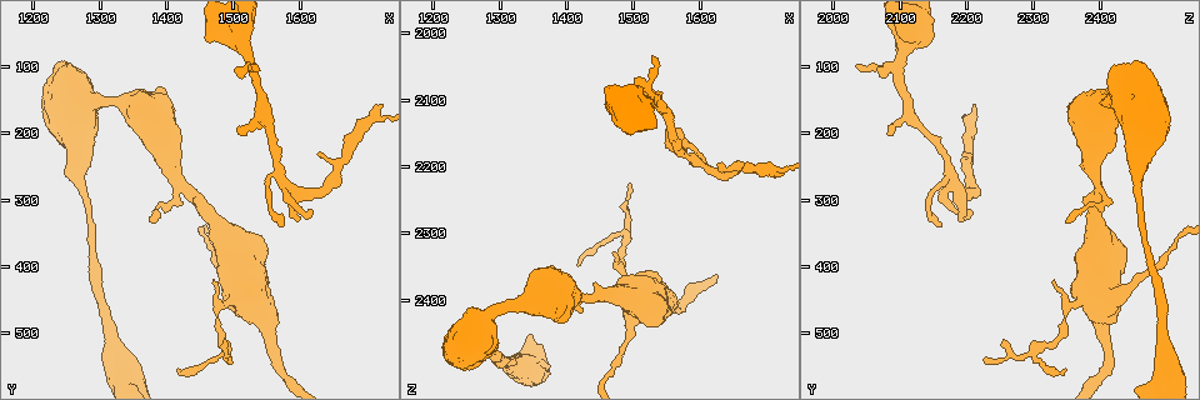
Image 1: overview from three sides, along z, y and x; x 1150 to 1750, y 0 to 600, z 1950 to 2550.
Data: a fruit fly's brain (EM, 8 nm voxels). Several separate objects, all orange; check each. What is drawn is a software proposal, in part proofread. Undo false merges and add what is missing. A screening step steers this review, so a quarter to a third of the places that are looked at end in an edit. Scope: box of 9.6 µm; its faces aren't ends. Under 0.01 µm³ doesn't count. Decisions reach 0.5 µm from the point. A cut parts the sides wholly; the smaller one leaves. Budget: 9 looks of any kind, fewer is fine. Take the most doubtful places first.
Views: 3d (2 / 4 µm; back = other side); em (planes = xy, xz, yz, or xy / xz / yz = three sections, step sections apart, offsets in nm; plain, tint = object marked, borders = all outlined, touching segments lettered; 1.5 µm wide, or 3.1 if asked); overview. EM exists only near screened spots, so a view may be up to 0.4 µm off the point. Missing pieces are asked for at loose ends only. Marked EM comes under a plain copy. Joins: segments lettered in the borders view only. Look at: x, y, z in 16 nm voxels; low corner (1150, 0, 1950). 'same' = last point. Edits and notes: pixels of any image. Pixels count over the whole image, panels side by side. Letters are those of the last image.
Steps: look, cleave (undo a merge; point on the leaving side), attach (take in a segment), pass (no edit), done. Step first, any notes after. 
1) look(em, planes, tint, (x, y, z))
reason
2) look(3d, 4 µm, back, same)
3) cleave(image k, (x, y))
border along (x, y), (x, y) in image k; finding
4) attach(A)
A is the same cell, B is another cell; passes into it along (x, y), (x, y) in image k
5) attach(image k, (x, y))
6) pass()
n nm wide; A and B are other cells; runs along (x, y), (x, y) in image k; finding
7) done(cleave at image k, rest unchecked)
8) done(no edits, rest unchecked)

look(em, planes, tint, (1595, 320, 2195))
abrupt turn

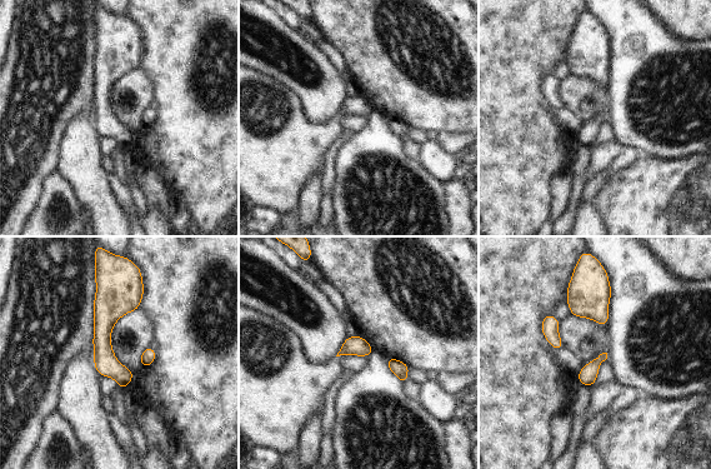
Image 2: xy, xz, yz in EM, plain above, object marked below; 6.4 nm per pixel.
look(em, planes, borders, same)

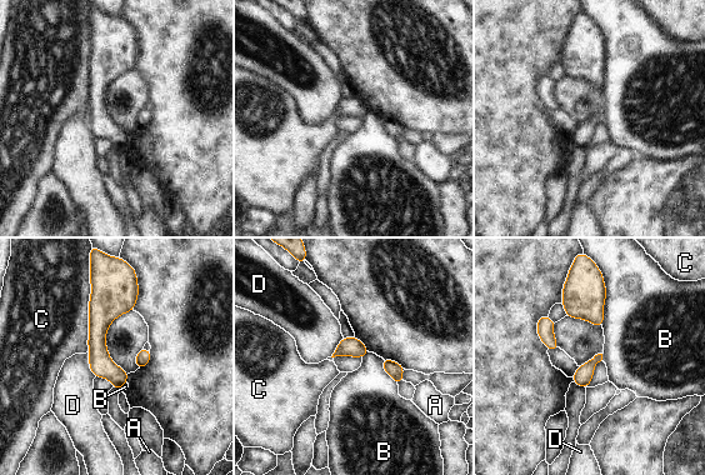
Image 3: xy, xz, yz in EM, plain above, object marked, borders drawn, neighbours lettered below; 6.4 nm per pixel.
pass()
120 nm wide; A, B, C and D are other cells; one cell here

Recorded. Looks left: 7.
look(em, yz, step 4, borders, (1380, 335, 2350))
tapers out

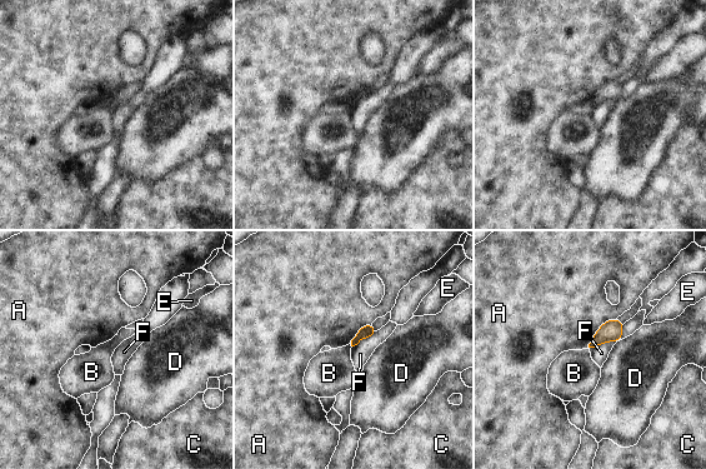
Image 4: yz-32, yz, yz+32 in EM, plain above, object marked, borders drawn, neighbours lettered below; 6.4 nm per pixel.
pass()
F touches over 280 nm; A, B, C, D, E and F are other cells; none of them fits

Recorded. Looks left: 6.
look(3d, 4 µm, (1275, 295, 2450))
calibre changes

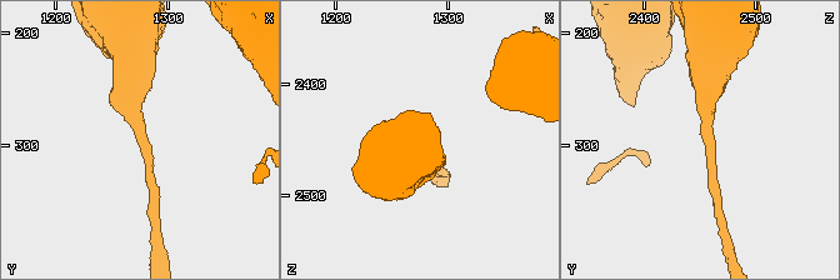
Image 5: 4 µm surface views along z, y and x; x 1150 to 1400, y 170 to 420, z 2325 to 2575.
look(em, planes, borders, (1278, 298, 2454))
arms of 170, 420 nm

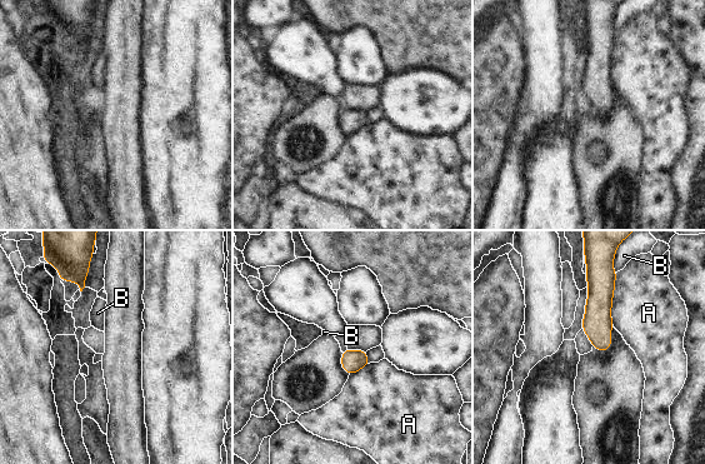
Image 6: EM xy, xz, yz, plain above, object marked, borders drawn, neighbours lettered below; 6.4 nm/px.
pass()
A and B are other cells; border along (616, 273), (611, 324) in image 6; one cell here

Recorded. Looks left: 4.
look(3d, 2 µm, (1490, 525, 2310))
a fork

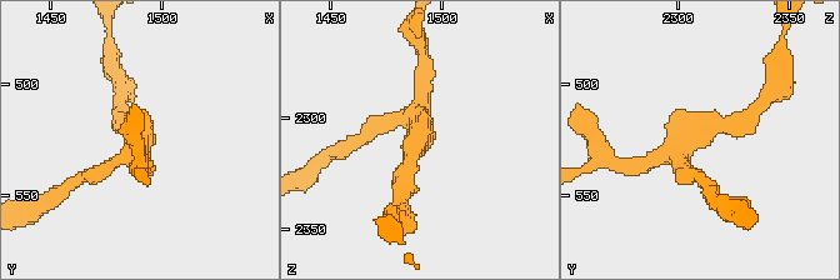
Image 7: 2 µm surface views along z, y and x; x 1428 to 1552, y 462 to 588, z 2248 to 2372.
look(em, yz, step 8, tint, (1489, 524, 2309))
3 arms

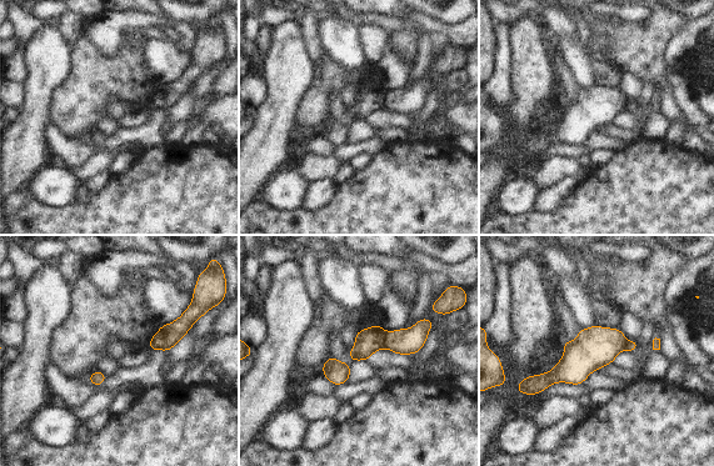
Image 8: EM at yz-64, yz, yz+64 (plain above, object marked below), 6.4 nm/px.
look(em, planes, borders, same)
cut it another way

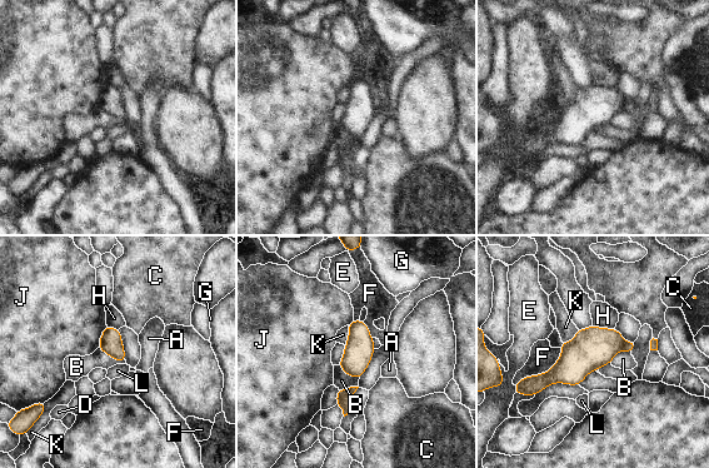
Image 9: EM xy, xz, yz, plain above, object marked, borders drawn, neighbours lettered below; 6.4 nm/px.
cleave(image 9, (592, 348))
140 nm wide; A, B, C, D, E, F, G, H, J, K and L are other cells; border along (623, 342), (624, 348) in image 9; a second cell is stuck on

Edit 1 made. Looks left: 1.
done(cleave at image 9, rest unchecked)

